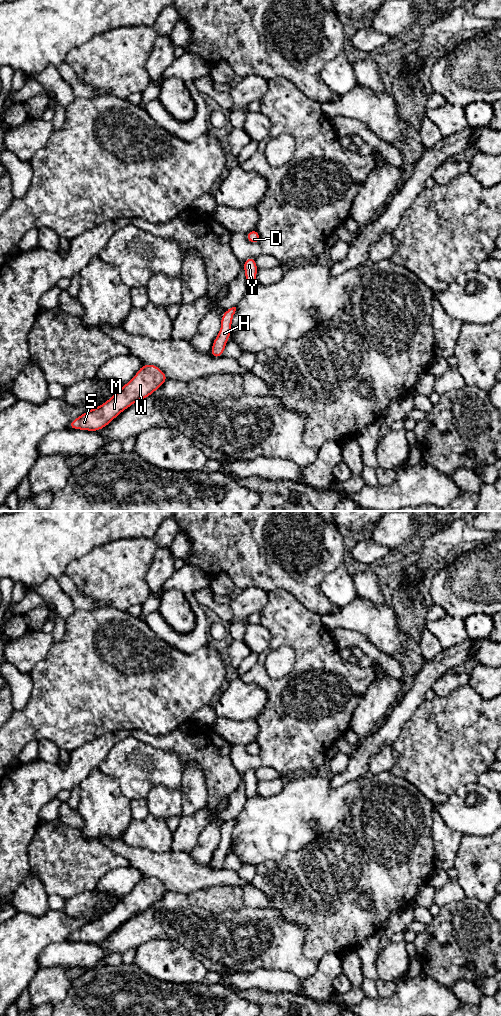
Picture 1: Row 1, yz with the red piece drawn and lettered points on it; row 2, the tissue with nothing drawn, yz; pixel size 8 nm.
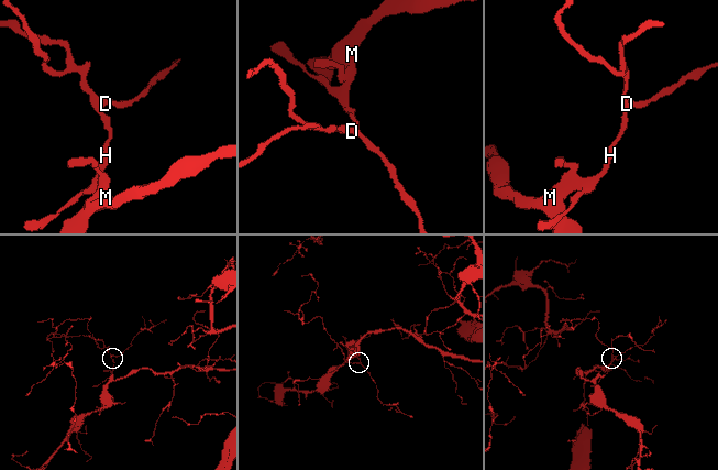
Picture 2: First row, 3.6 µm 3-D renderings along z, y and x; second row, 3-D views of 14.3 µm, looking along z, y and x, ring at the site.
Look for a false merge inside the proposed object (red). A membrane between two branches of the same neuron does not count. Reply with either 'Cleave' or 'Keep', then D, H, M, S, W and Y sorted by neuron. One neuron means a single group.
Keep. Groups: D H M S W Y

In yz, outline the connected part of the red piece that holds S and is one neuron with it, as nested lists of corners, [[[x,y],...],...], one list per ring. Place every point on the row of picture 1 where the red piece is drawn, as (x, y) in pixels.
[[[144,364],[134,375],[133,379],[123,385],[117,393],[115,393],[109,400],[104,402],[102,405],[88,410],[81,416],[72,420],[68,426],[69,429],[79,429],[86,431],[98,431],[106,427],[112,420],[114,420],[121,412],[126,410],[128,407],[149,397],[158,388],[160,388],[166,380],[169,378],[164,374],[164,372],[153,364]]]

